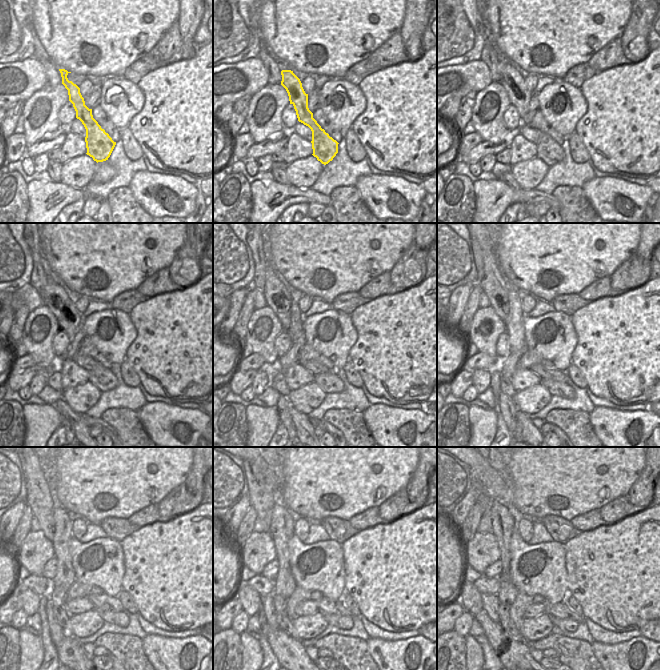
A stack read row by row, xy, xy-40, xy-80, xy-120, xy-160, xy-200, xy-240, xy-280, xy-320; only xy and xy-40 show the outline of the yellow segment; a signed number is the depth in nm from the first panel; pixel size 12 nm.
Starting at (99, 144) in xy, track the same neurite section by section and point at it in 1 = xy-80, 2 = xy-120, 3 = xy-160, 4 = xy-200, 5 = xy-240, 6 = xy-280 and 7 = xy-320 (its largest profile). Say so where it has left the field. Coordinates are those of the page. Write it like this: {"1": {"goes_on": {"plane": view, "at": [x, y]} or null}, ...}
{"1": {"goes_on": {"plane": "xy-80", "at": [514, 84]}}, "2": {"goes_on": {"plane": "xy-120", "at": [69, 319]}}, "3": {"goes_on": {"plane": "xy-160", "at": [277, 298]}}, "4": {"goes_on": {"plane": "xy-200", "at": [489, 279]}}, "5": {"goes_on": {"plane": "xy-240", "at": [38, 498]}}, "6": {"goes_on": {"plane": "xy-280", "at": [261, 495]}}, "7": {"goes_on": {"plane": "xy-320", "at": [485, 500]}}}

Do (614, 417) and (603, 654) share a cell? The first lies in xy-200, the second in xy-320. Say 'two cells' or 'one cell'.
one cell

